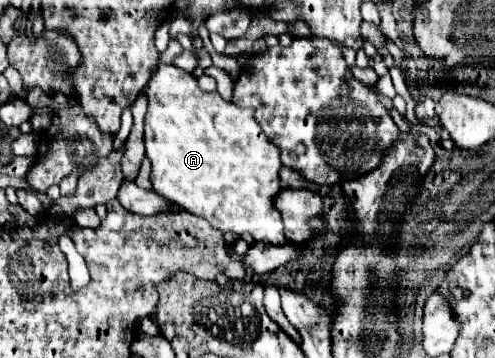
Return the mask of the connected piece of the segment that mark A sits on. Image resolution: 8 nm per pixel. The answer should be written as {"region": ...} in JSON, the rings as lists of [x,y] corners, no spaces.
{"region":[[[165,63],[157,67],[145,87],[145,93],[149,95],[149,107],[145,115],[145,153],[151,159],[153,189],[159,195],[175,201],[181,209],[207,219],[223,233],[247,233],[255,241],[267,241],[275,245],[289,243],[281,227],[281,213],[275,209],[275,199],[281,193],[281,151],[263,133],[255,119],[255,111],[237,107],[231,101],[223,101],[217,91],[201,91],[197,79],[191,73],[181,75],[179,67]]]}

